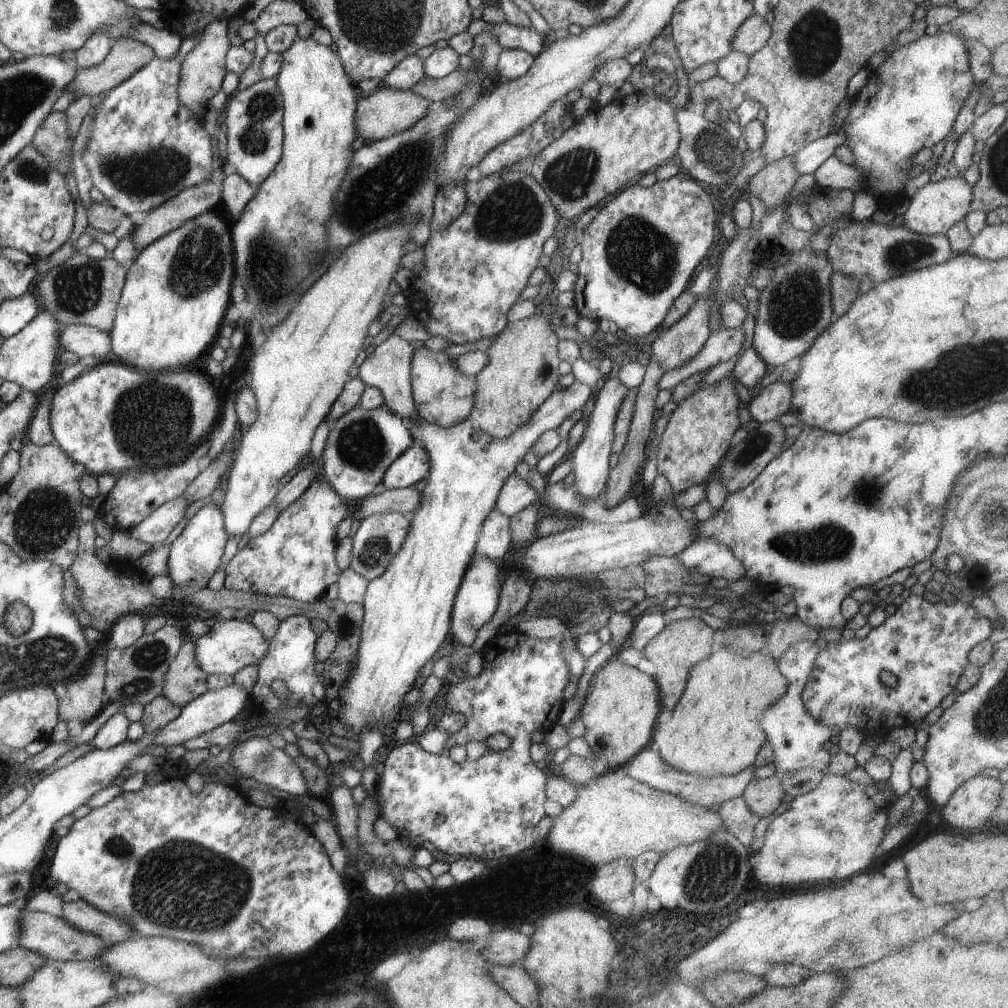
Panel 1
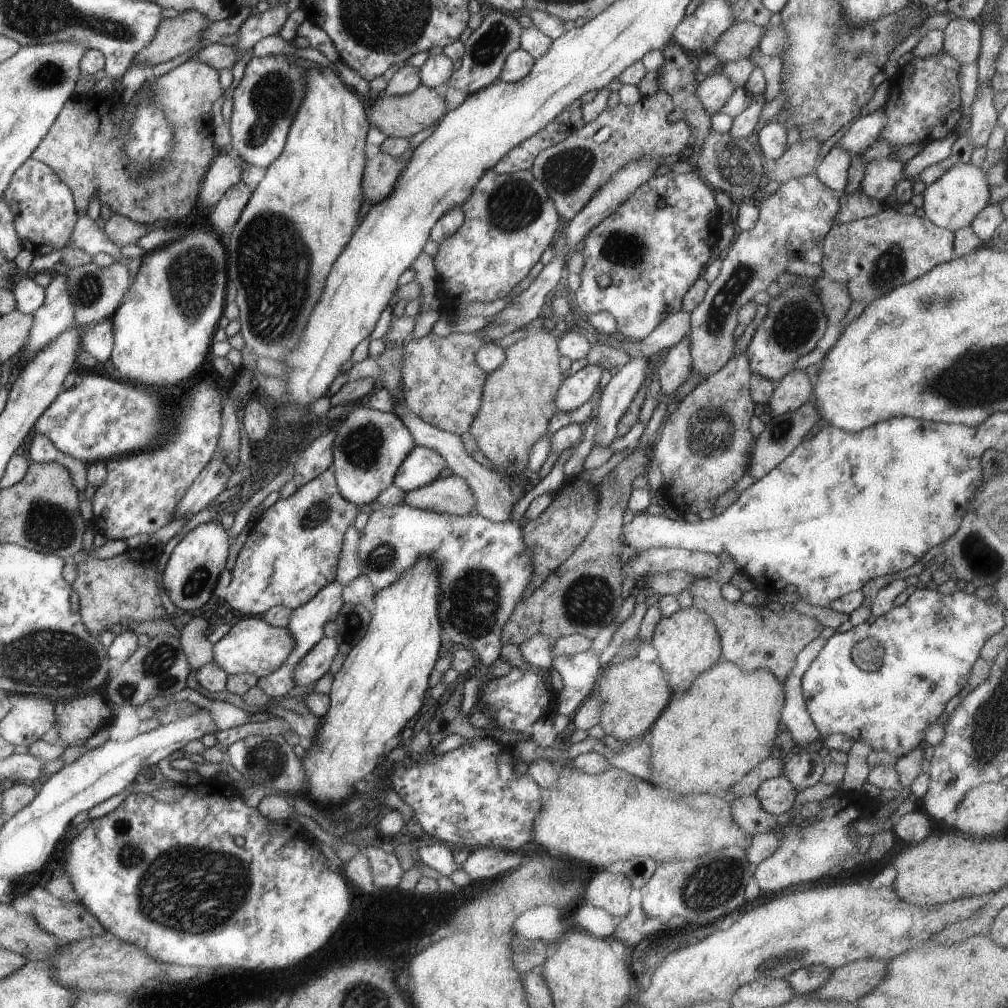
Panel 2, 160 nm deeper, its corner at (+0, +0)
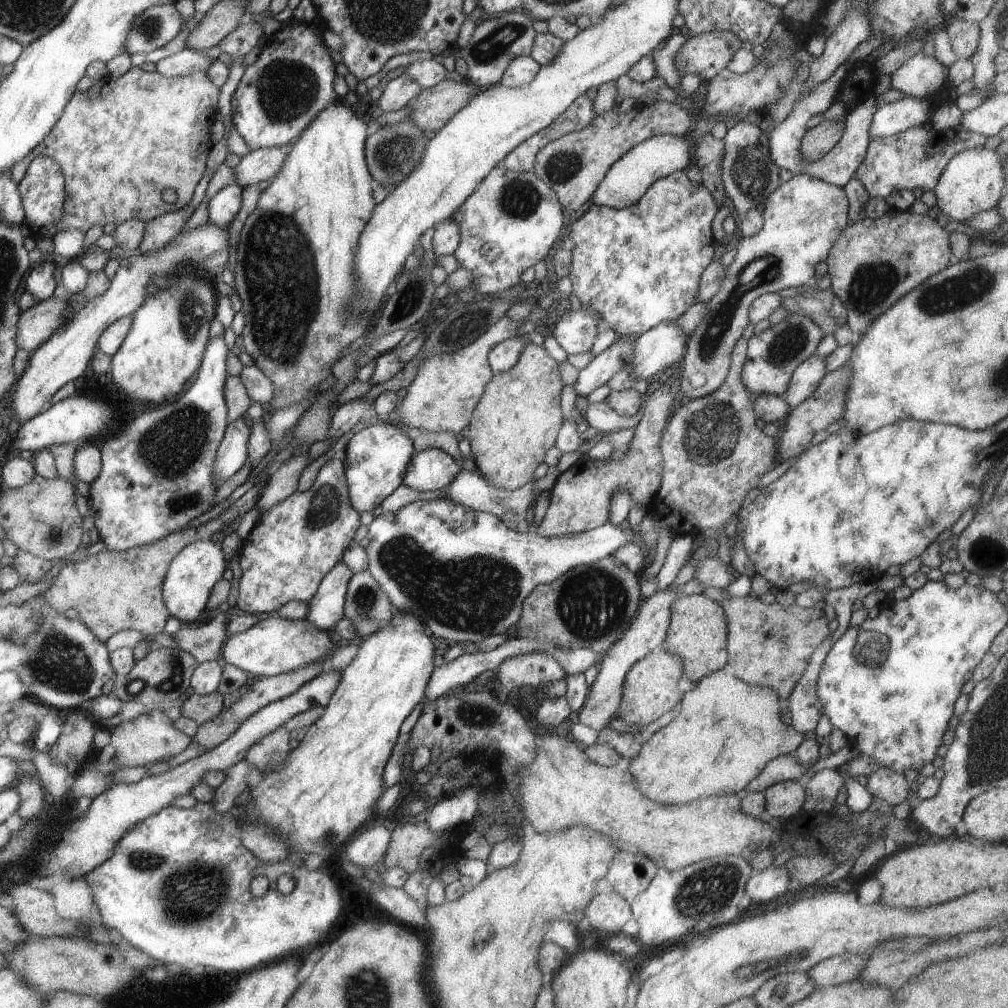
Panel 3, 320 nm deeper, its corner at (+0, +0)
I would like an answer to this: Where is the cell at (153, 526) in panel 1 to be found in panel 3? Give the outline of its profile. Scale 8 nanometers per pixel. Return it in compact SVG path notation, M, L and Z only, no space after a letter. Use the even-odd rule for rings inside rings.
M252 403L246 415L238 417L229 423L225 438L217 450L216 463L213 468L213 480L217 484L236 475L247 460L249 440L252 438L254 422L264 418L264 406Z

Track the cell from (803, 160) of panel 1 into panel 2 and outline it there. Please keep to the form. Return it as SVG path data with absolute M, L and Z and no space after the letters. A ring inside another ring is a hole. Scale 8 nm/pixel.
M882 109L870 112L854 122L850 122L844 130L844 136L836 145L844 147L852 154L862 154L871 144L881 138L881 130L887 124L887 116Z

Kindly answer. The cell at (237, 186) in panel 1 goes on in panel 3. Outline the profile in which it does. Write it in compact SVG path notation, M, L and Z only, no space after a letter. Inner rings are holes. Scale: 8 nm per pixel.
M240 185L221 188L208 203L209 222L225 229L240 212L242 190Z

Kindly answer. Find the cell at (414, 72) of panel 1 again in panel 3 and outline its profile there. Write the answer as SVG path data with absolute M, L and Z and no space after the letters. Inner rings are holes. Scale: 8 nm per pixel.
M406 73L397 78L388 80L382 96L379 98L379 106L383 112L394 112L400 110L416 98L423 88Z

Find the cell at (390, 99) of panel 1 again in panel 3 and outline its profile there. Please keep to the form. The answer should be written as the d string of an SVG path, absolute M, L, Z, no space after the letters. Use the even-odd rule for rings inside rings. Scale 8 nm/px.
M466 77L461 81L444 79L436 86L421 90L408 119L424 132L438 132L481 90Z

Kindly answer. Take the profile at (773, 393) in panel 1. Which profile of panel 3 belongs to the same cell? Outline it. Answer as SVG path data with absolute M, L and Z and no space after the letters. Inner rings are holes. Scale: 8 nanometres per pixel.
M816 352L796 367L782 396L791 409L814 394L827 373L825 358Z

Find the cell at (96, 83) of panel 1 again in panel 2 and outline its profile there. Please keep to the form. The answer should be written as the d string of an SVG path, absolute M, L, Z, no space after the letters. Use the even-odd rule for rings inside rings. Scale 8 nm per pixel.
M199 10L184 11L175 19L164 19L153 42L137 54L134 64L143 62L152 68L200 46L202 31L210 23L209 17Z

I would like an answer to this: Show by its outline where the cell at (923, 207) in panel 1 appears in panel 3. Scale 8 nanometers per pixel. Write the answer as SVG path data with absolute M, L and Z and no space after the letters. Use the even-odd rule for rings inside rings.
M976 147L955 154L934 187L937 205L946 216L956 222L968 222L978 213L994 209L1004 191L1002 157L996 149Z

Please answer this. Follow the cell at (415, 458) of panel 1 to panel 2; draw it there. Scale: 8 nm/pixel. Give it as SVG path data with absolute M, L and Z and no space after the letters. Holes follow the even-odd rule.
M415 446L398 468L393 484L406 493L415 491L436 481L446 466L438 451Z

